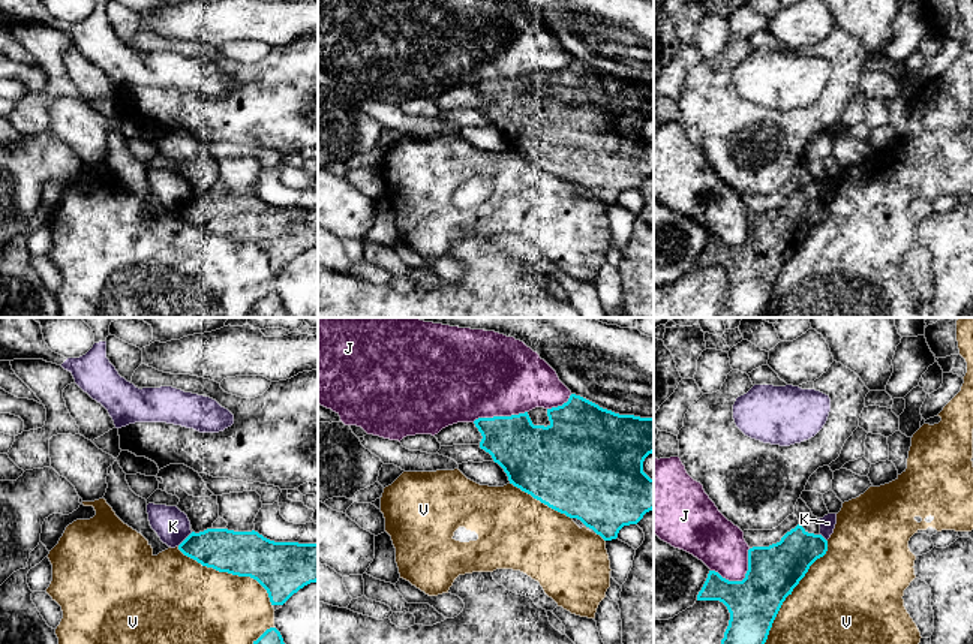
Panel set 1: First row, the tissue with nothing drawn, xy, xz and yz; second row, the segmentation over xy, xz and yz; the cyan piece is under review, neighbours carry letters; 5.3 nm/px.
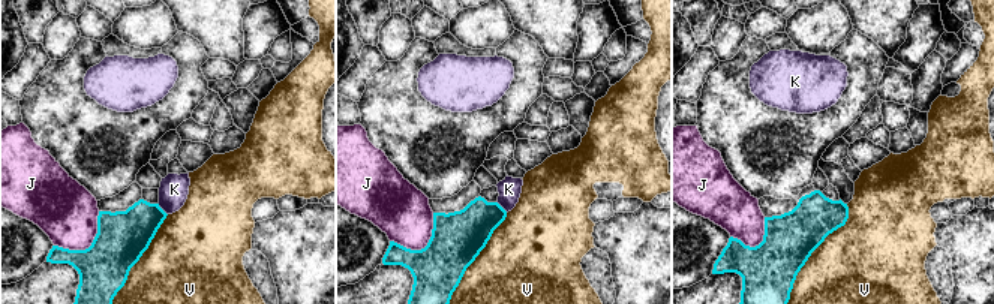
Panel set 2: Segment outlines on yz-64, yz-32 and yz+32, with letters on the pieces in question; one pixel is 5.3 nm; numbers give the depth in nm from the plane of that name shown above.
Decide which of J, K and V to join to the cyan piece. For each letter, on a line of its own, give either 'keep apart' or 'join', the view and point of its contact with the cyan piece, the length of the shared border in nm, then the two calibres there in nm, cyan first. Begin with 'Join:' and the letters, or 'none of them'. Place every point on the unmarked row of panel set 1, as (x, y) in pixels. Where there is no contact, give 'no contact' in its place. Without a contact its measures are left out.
Join: none of them
J: keep apart; contact yz (742, 244); length 240 nm; calibres 280 and 260 nm
K: keep apart; contact xy (186, 202); length 120 nm; calibres 220 and 190 nm
V: keep apart; contact yz (787, 259); length 700 nm; calibres 280 and 480 nm

